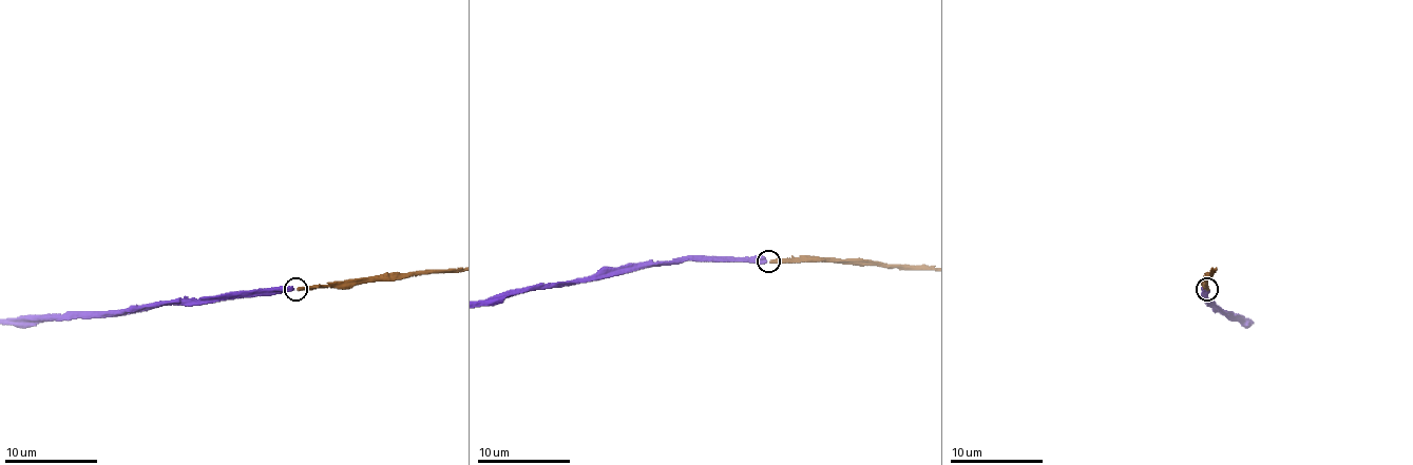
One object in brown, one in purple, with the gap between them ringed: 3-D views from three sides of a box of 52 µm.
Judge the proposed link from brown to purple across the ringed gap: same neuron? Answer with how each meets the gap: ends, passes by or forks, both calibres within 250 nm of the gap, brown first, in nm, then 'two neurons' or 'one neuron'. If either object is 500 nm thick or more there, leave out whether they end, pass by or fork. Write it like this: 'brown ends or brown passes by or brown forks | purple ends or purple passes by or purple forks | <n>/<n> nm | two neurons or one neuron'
brown ends | purple ends | 280/440 nm | one neuron

